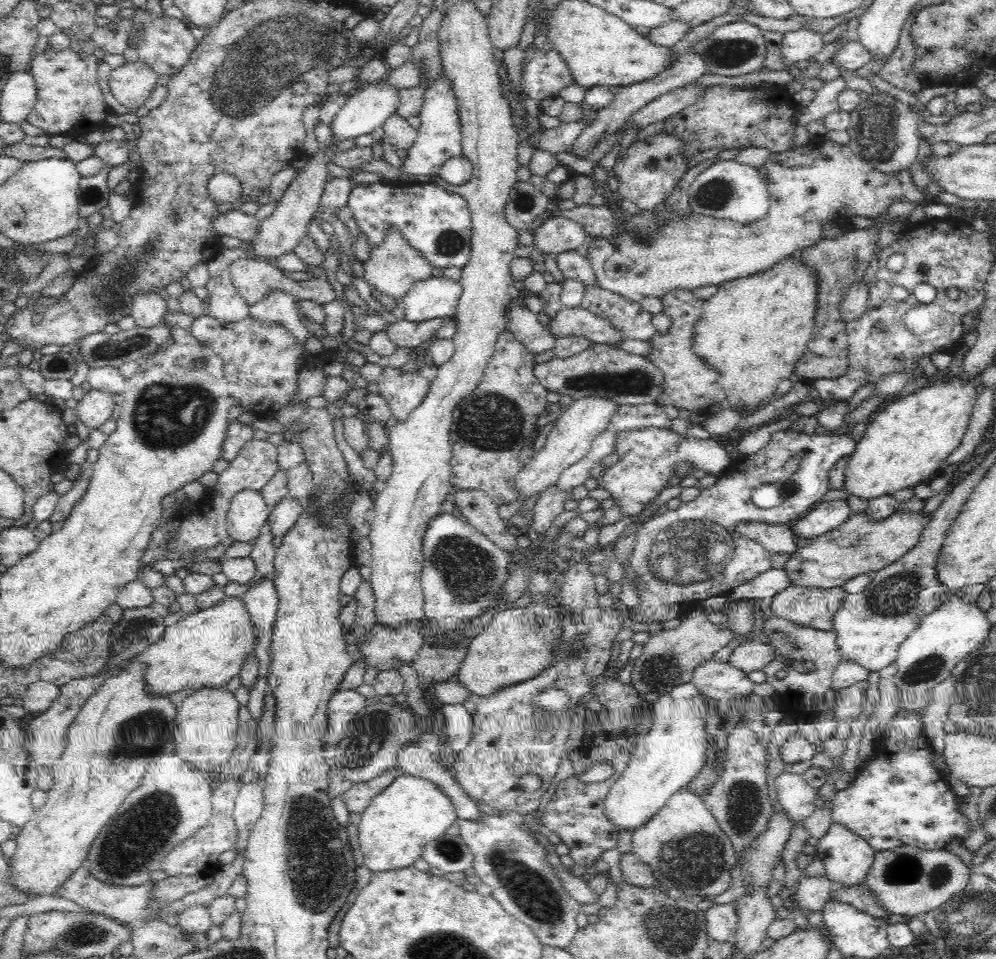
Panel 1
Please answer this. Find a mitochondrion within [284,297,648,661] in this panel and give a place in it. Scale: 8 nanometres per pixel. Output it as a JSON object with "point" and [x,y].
{"point":[468,573]}

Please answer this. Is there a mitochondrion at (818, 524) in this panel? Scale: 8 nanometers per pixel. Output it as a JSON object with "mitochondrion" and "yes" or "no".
{"mitochondrion":"no"}

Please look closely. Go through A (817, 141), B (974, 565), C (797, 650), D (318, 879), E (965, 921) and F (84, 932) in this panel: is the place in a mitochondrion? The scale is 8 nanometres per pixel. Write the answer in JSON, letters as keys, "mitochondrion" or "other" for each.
{"A":"other","B":"other","C":"mitochondrion","D":"mitochondrion","E":"mitochondrion","F":"mitochondrion"}

